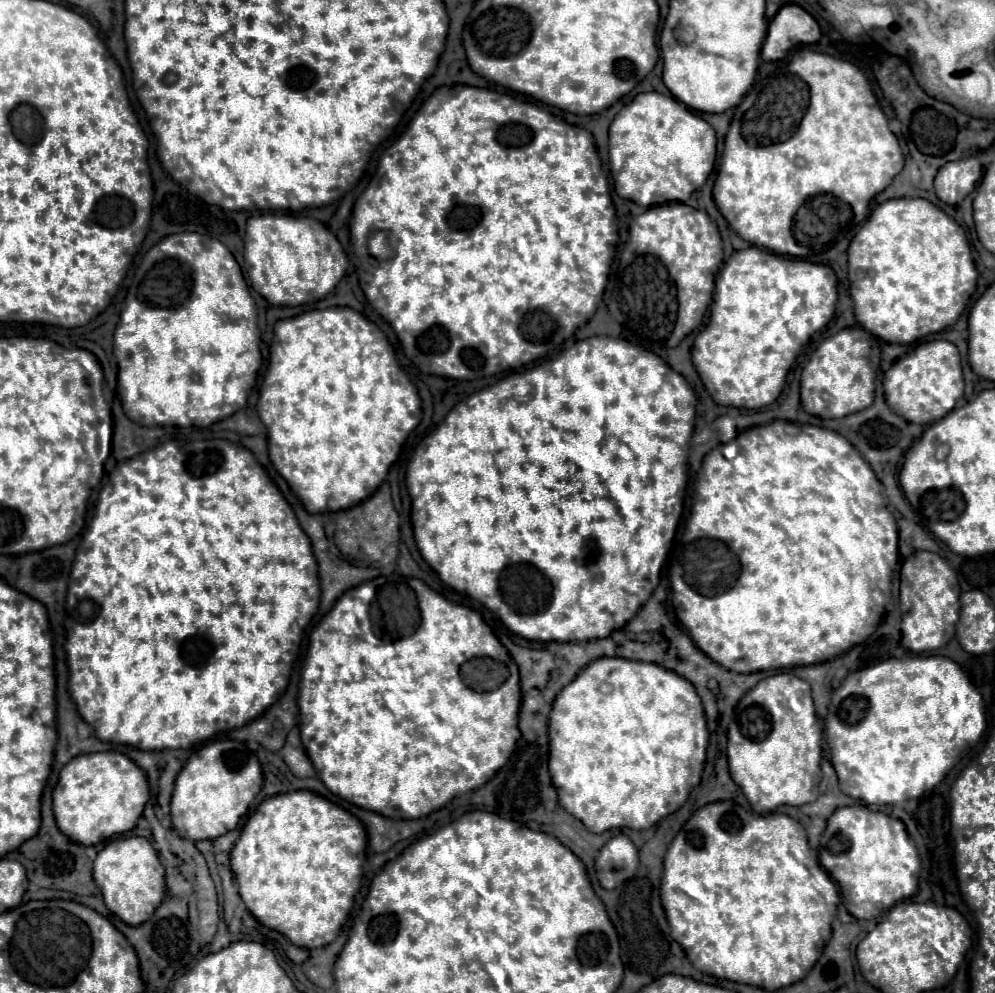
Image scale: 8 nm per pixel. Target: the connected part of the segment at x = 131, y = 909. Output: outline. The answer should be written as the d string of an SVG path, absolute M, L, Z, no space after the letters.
M128 837L108 843L94 861L94 883L100 887L106 907L132 927L148 921L168 897L164 867L146 837Z

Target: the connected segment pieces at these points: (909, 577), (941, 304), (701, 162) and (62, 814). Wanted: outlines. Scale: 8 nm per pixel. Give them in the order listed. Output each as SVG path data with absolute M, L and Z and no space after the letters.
M932 551L910 555L900 573L899 610L902 613L902 645L914 653L934 651L954 637L960 613L958 579L954 569Z
M904 197L880 203L854 235L848 247L848 277L857 323L888 343L908 345L958 321L976 291L978 271L964 229L946 213L940 215L940 209L930 201Z
M650 91L640 93L626 105L610 125L610 173L614 189L620 197L632 199L638 205L650 207L664 201L688 201L690 195L704 185L713 172L716 161L716 133L704 119L694 115L684 103L674 97Z
M104 751L104 753L78 755L70 763L66 763L64 769L60 771L60 779L58 785L54 787L52 797L54 797L54 817L60 831L64 831L64 835L68 835L76 843L100 845L104 839L134 829L136 821L144 811L146 801L150 799L150 791L148 791L148 779L144 769L140 769L132 759L128 759L122 753Z

